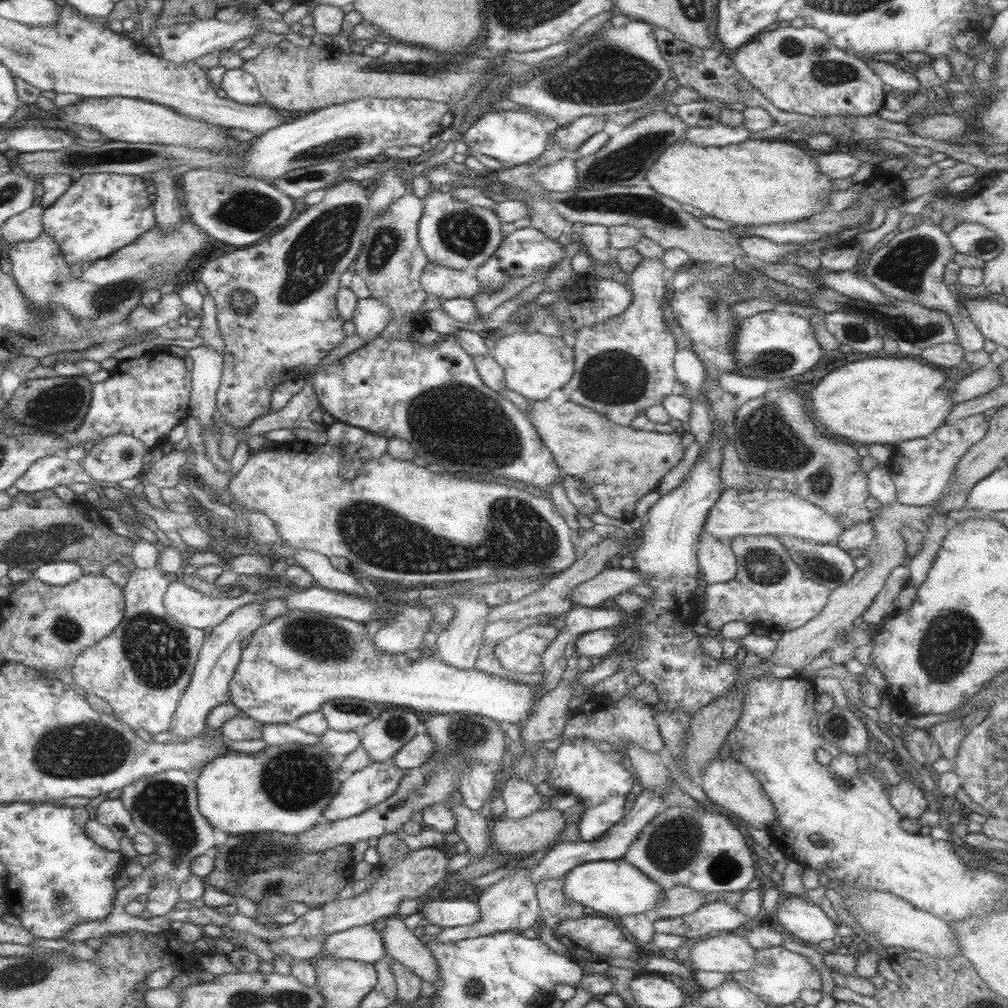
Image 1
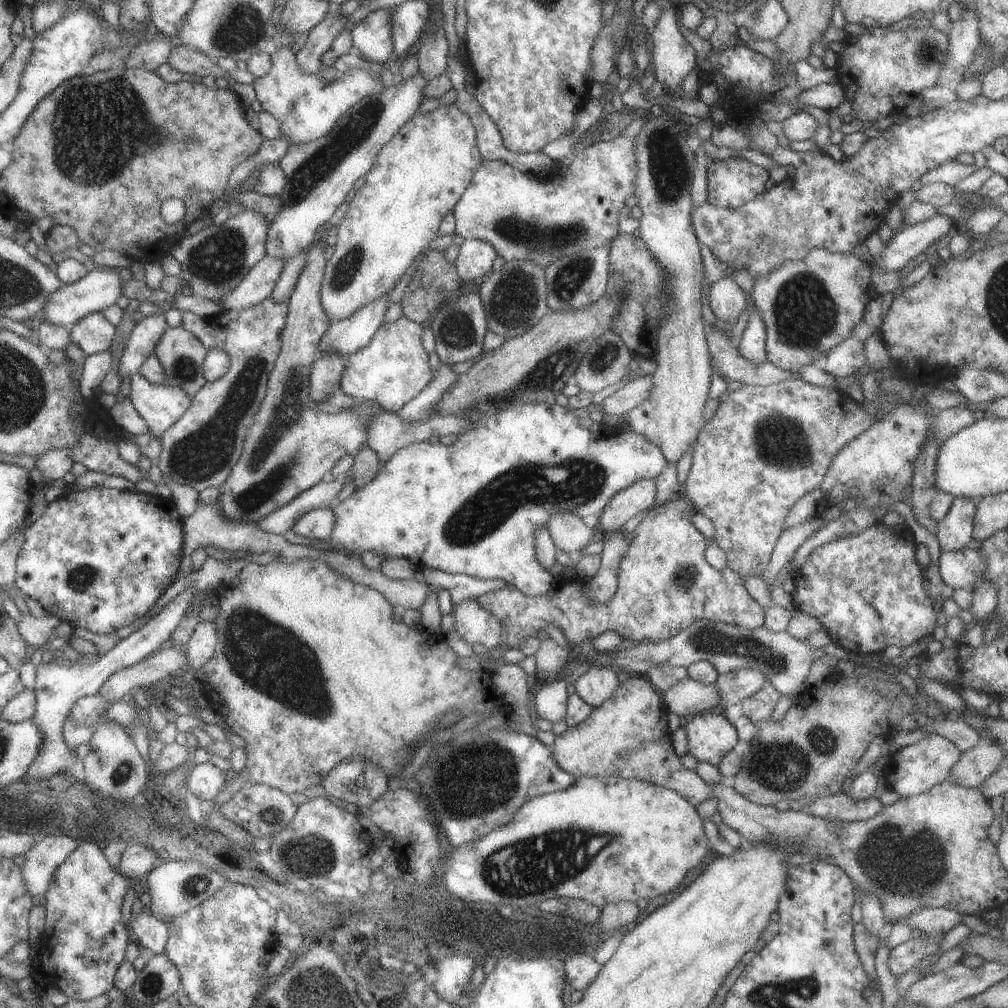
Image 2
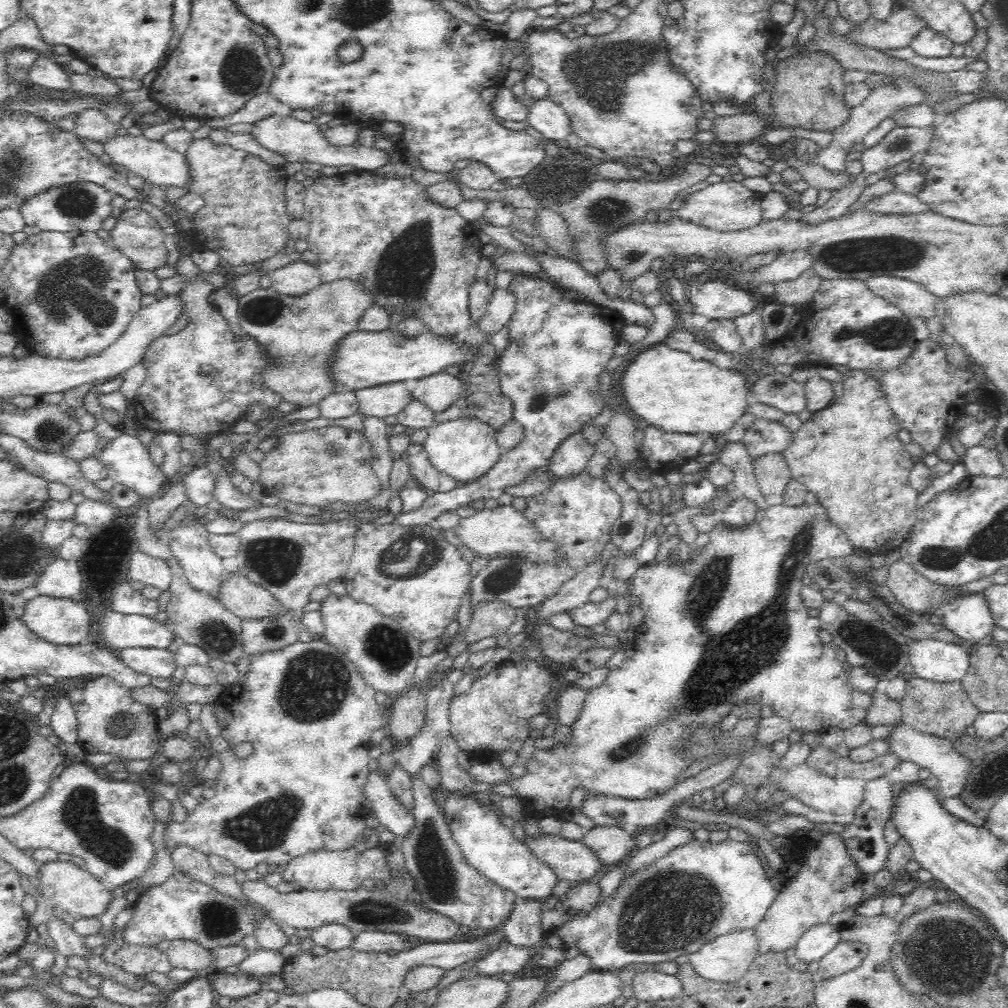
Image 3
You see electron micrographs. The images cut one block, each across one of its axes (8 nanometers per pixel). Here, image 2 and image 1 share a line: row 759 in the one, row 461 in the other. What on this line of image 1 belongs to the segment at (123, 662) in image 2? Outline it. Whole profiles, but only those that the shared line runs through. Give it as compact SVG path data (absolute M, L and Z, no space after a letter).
M61 454L47 456L35 460L27 472L19 480L15 480L13 488L19 490L19 494L33 494L33 492L43 492L43 490L53 490L59 486L69 486L69 484L93 484L101 486L97 482L91 482L89 476L83 472L83 464L71 462Z

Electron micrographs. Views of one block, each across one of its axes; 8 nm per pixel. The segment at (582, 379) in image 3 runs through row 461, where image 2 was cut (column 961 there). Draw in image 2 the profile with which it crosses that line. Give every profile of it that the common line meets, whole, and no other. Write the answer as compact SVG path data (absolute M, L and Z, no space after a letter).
M953 500L947 516L935 526L933 536L943 552L959 552L963 548L981 548L981 540L973 536L973 514L977 500Z

